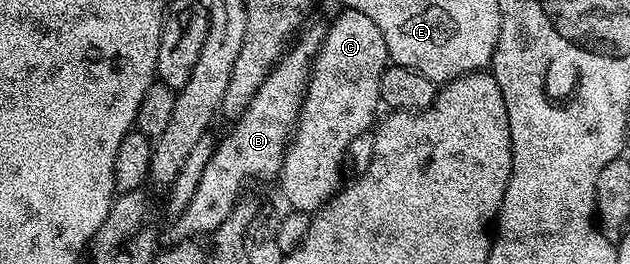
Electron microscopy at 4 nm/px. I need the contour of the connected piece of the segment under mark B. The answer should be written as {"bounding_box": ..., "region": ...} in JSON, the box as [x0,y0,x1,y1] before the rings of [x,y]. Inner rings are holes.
{"bounding_box":[169,24,326,242],"region":[[[325,24],[314,25],[311,29],[303,28],[290,48],[286,50],[286,54],[278,60],[278,64],[266,76],[264,83],[260,83],[260,91],[256,91],[250,106],[231,124],[234,126],[231,127],[230,134],[217,142],[214,154],[204,168],[200,183],[197,184],[192,201],[188,207],[184,208],[180,216],[173,218],[172,225],[174,226],[170,229],[171,238],[169,239],[171,242],[198,239],[201,238],[201,233],[214,234],[216,227],[220,227],[220,223],[224,223],[224,219],[228,219],[228,211],[232,211],[232,207],[239,197],[243,196],[245,189],[242,188],[245,187],[249,177],[254,181],[271,182],[277,178],[278,172],[282,170],[282,156],[286,153],[286,142],[294,131],[294,124],[298,121],[298,112],[310,82],[310,68],[314,65],[314,56],[320,51],[322,40],[326,37],[326,30]]]}

